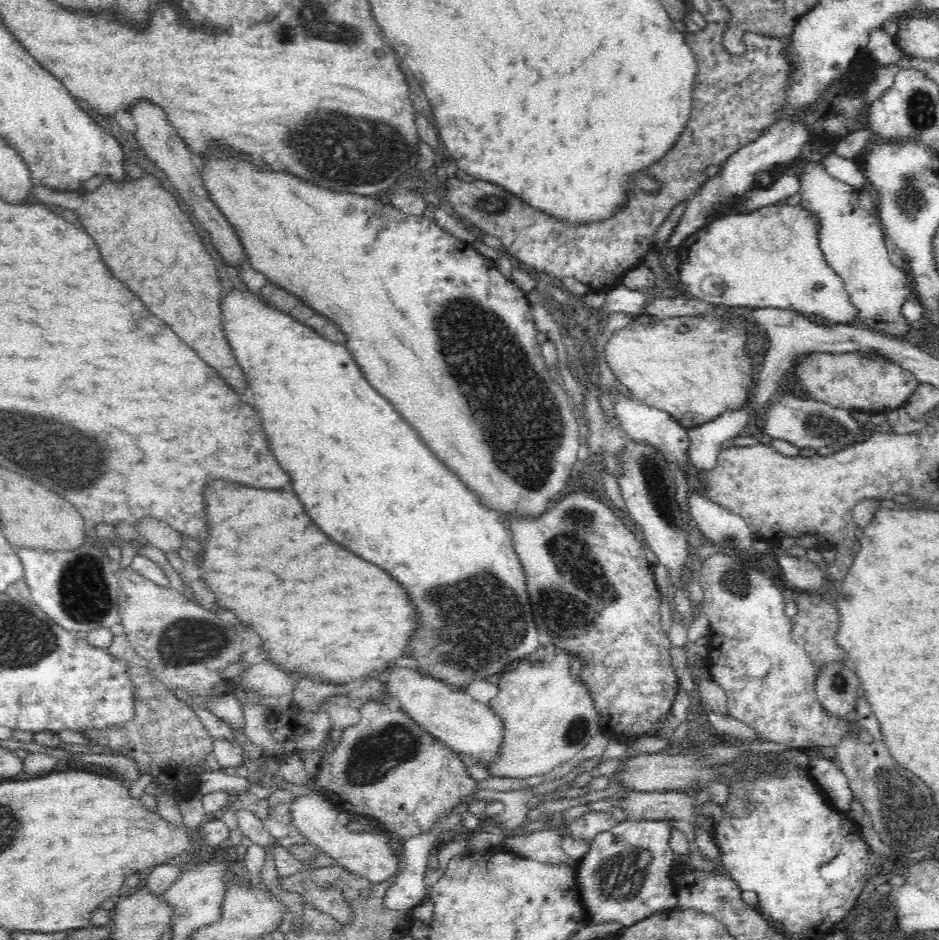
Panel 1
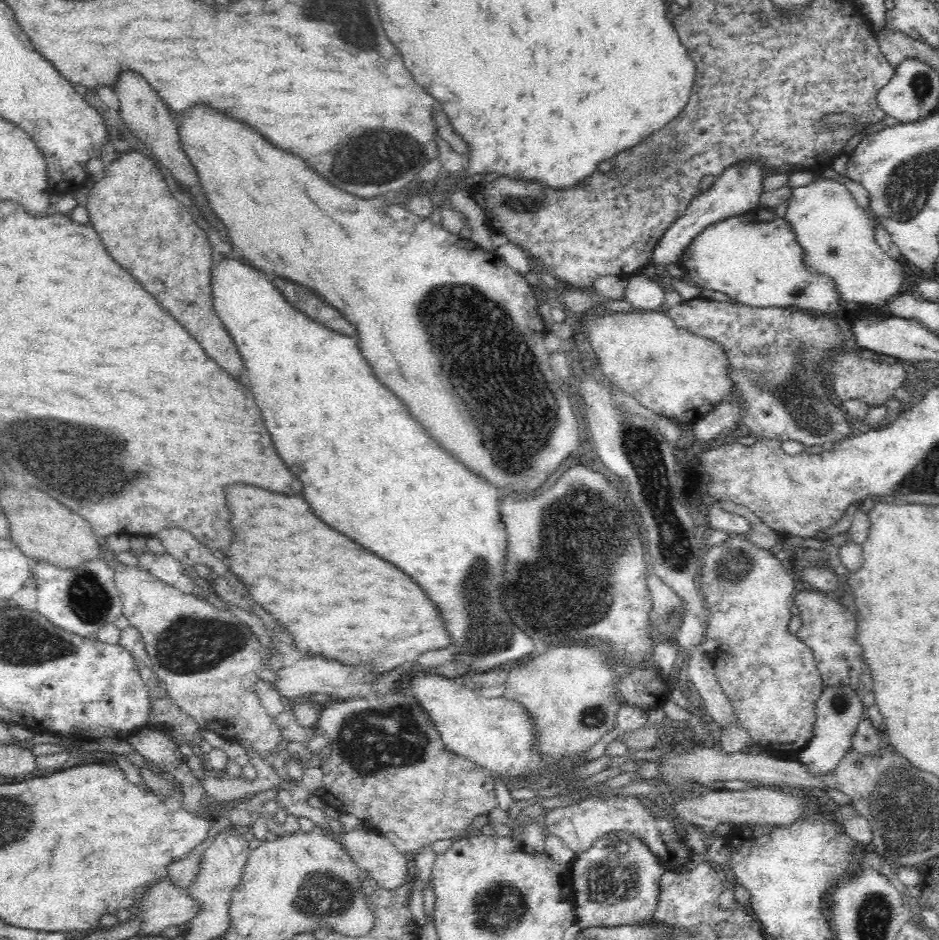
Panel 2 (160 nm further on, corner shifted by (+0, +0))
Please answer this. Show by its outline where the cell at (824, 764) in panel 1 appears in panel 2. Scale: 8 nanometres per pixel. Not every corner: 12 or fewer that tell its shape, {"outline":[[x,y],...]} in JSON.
{"outline":[[847,684],[815,702],[811,741],[797,760],[812,776],[831,773],[853,748],[864,716]]}

